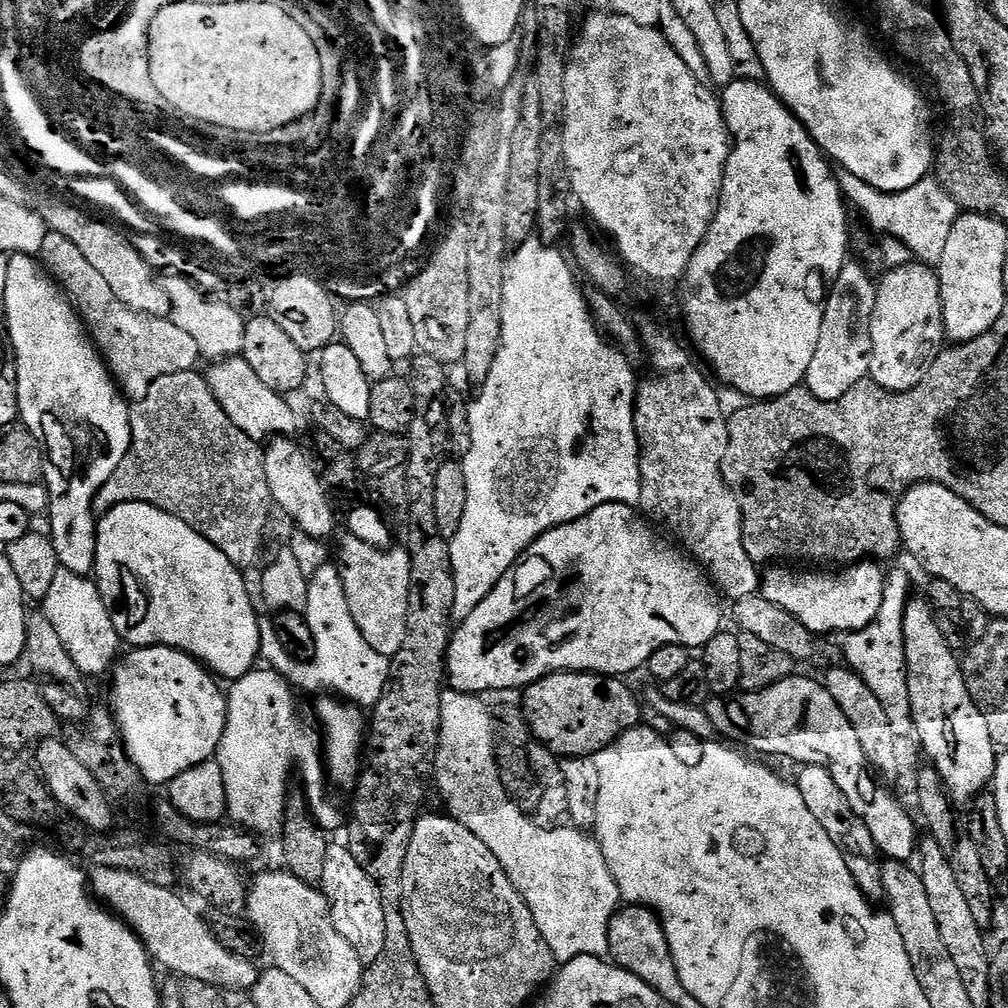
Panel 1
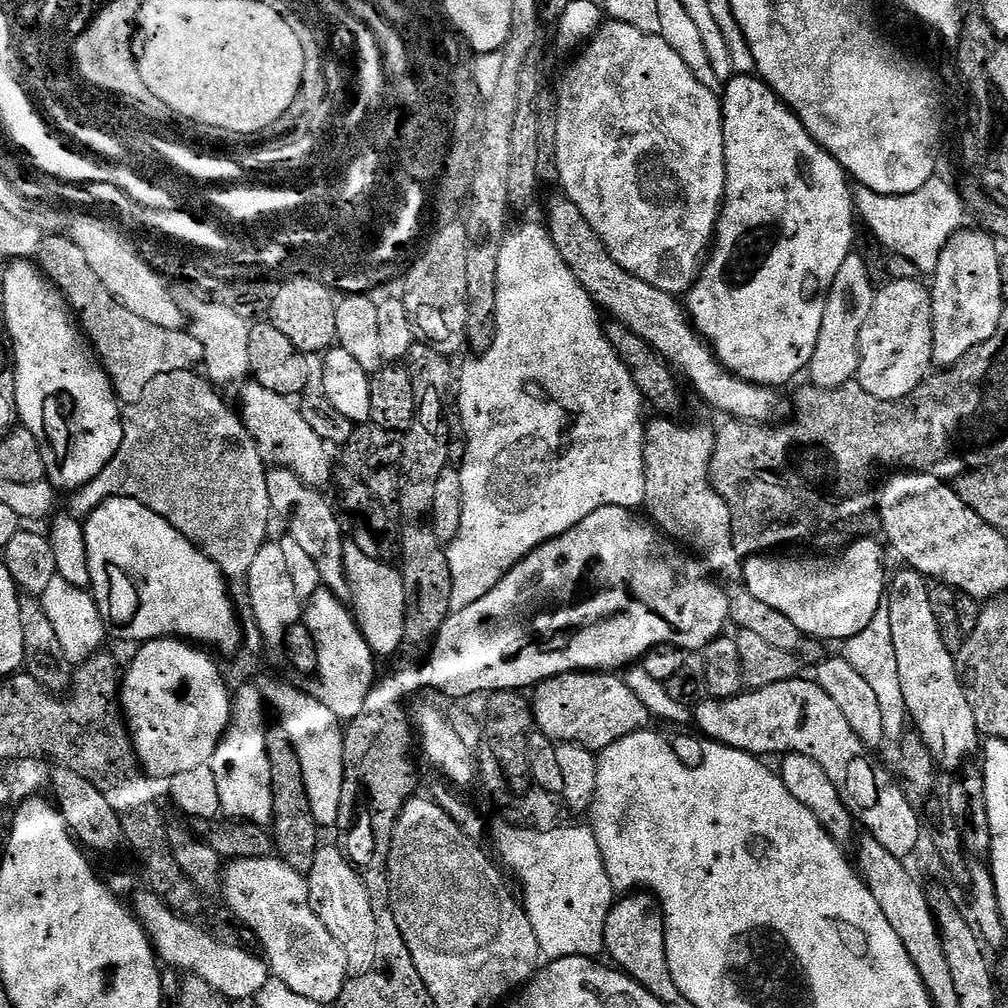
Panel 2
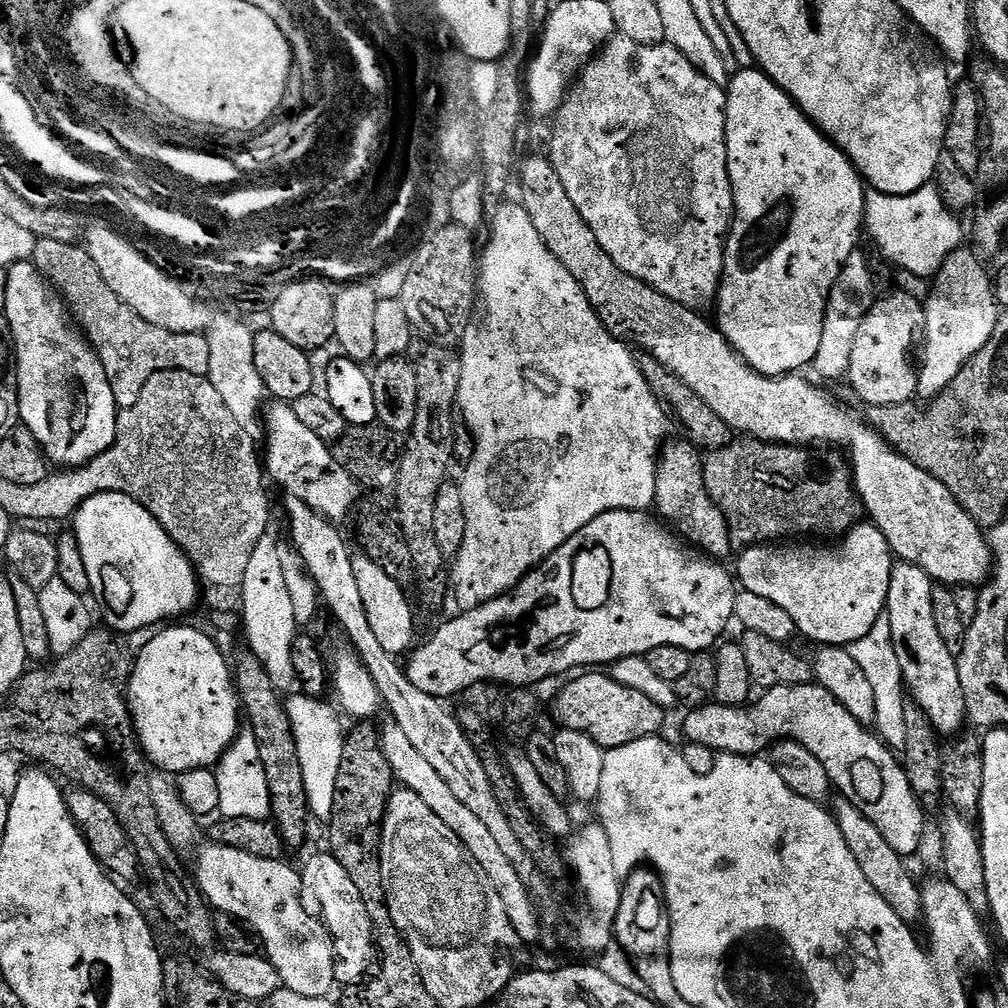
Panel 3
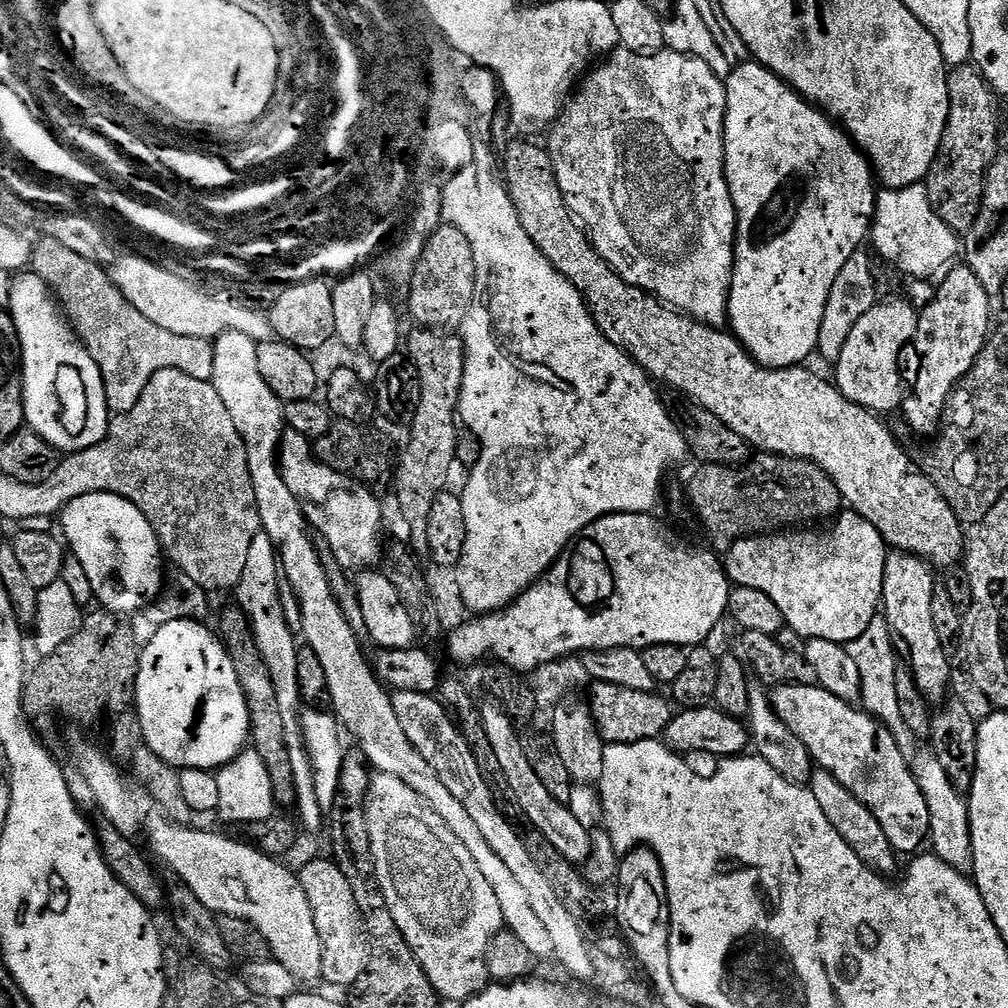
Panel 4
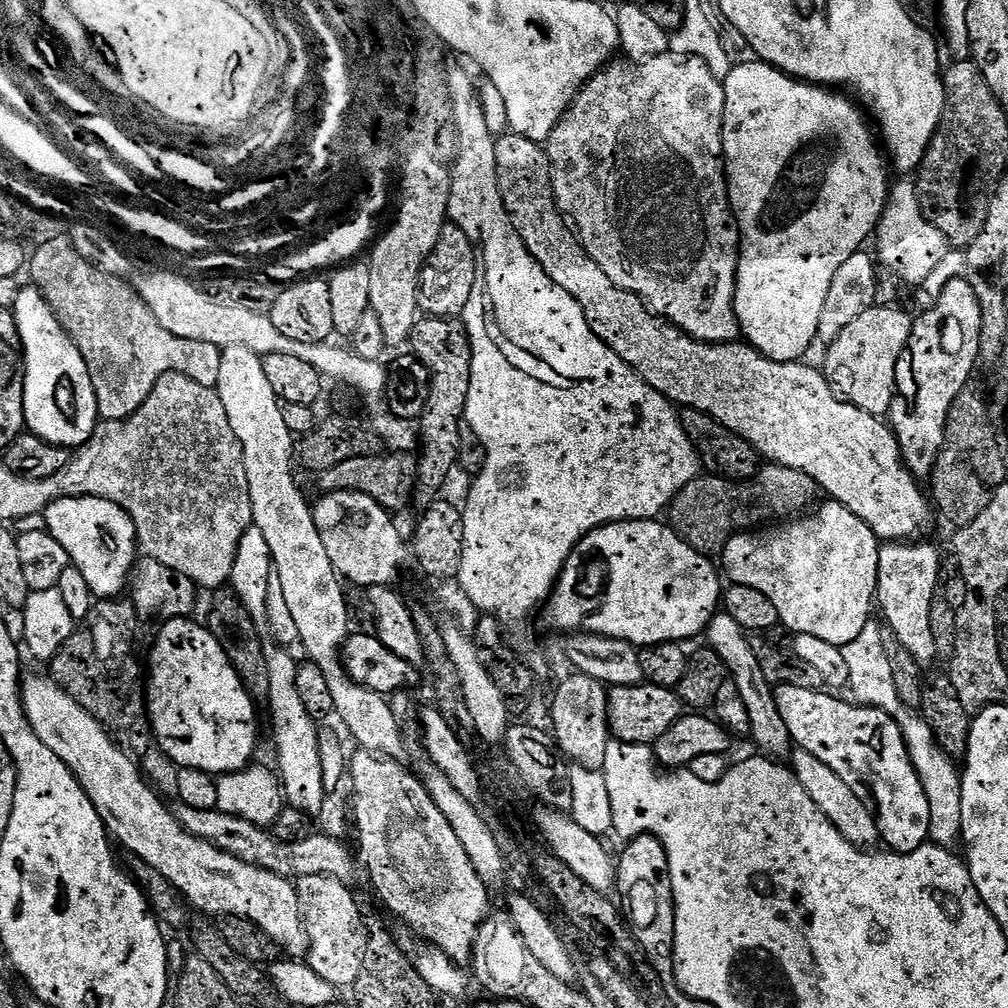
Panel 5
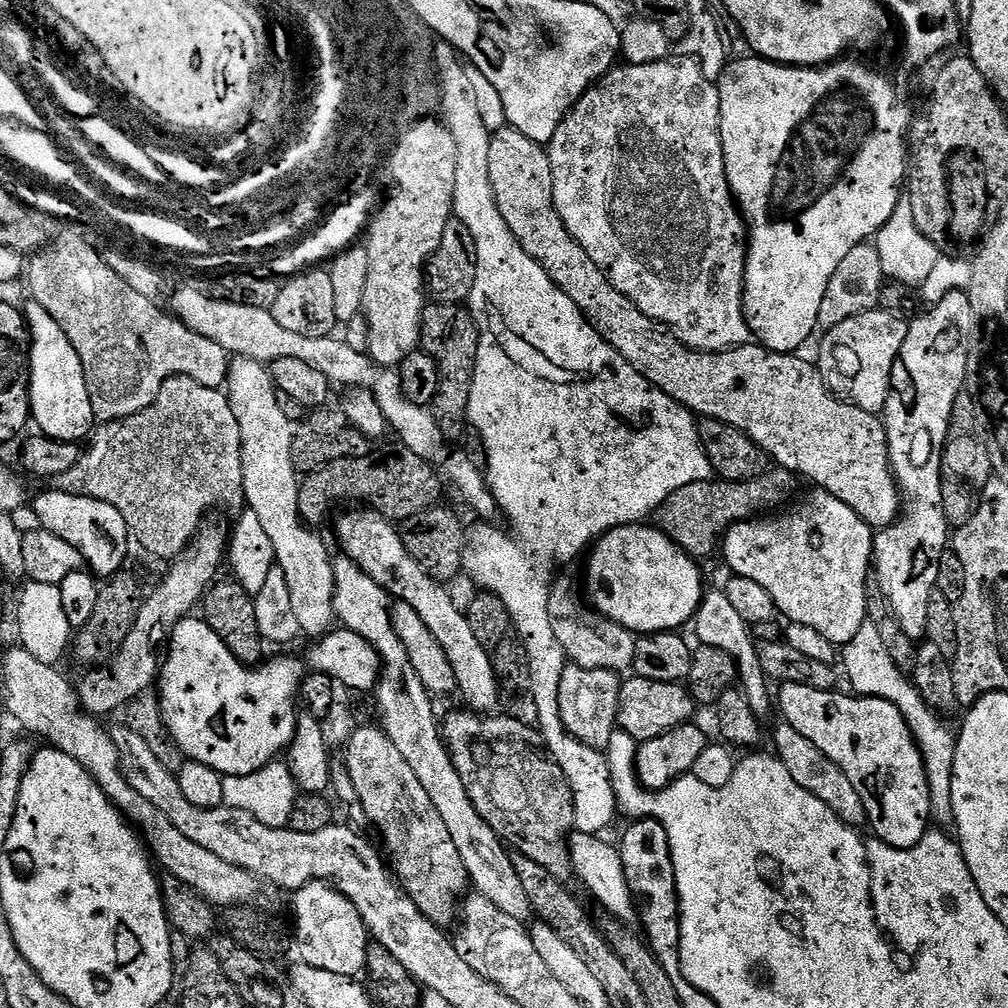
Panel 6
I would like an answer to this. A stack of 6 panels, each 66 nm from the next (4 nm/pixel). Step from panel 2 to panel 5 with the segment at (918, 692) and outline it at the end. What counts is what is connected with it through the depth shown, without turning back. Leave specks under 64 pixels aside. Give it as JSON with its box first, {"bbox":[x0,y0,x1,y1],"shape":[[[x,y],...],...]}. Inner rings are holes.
{"bbox":[876,542,942,666],"shape":[[[888,542],[881,547],[878,558],[878,582],[876,600],[878,608],[884,611],[883,623],[914,654],[922,666],[928,666],[937,659],[934,630],[930,626],[932,605],[938,596],[942,555],[932,544],[920,542]]]}

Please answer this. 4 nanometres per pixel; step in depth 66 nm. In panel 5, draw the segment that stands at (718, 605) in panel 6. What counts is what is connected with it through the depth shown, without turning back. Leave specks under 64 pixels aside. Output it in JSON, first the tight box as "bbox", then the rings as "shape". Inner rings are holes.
{"bbox":[706,614,794,758],"shape":[[[717,614],[713,616],[706,629],[707,643],[729,670],[729,677],[735,682],[738,694],[745,703],[746,714],[750,717],[751,730],[749,732],[751,740],[759,747],[767,757],[784,758],[787,757],[794,748],[792,735],[786,727],[786,722],[778,713],[778,706],[774,686],[769,682],[762,671],[762,666],[758,663],[757,655],[754,654],[751,641],[737,620],[727,614]]]}

